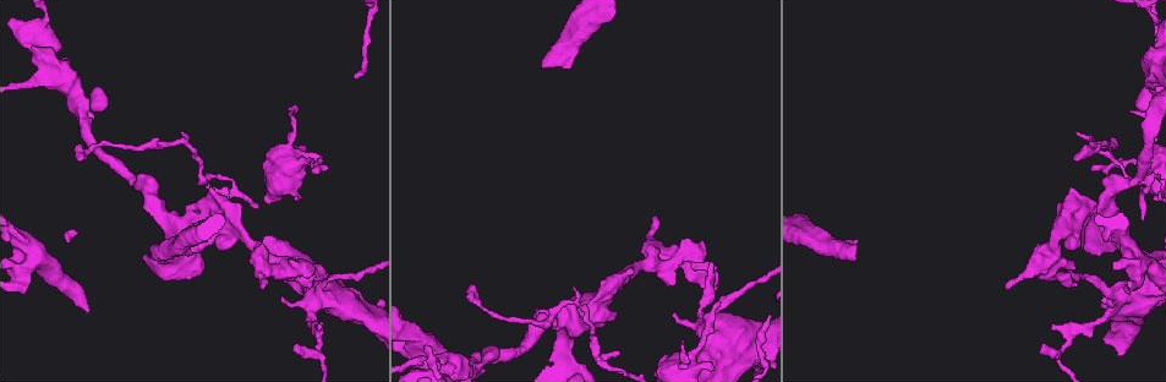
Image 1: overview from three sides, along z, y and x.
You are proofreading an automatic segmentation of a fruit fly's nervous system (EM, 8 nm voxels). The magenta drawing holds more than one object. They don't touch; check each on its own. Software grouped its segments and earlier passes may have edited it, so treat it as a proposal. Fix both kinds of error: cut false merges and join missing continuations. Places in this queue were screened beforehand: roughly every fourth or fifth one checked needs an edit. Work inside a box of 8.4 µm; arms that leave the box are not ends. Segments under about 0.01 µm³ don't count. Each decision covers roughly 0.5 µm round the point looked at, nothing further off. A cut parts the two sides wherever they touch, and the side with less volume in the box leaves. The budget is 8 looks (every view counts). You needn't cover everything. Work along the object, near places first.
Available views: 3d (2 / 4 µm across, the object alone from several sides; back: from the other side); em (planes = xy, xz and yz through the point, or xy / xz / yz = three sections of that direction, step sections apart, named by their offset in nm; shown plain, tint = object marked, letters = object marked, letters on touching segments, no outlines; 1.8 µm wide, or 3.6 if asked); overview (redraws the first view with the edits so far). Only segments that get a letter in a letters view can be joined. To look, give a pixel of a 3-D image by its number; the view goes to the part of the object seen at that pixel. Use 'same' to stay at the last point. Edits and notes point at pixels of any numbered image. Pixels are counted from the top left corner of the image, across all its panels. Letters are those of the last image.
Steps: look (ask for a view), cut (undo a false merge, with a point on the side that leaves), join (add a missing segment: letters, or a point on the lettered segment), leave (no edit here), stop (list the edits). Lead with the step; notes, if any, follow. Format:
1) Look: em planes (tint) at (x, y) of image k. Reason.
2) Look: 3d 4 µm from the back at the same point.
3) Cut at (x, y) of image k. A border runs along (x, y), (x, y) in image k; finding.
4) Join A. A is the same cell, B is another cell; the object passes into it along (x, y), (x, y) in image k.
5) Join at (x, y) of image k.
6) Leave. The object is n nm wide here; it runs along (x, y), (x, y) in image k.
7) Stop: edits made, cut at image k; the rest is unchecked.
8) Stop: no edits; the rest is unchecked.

Look: 3d 4 µm at (715, 325) of image 1. Thick turns thin.

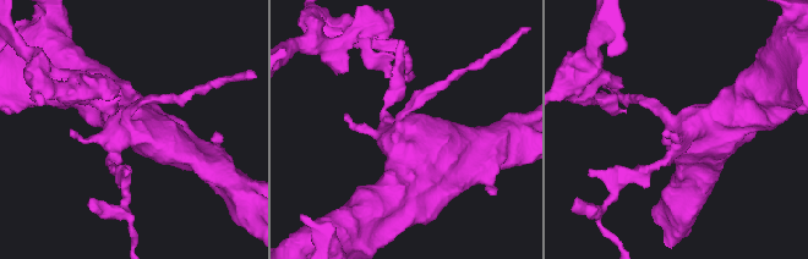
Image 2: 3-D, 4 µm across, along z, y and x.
Look: em 3.6 µm planes (letters) at (405, 134) of image 2.

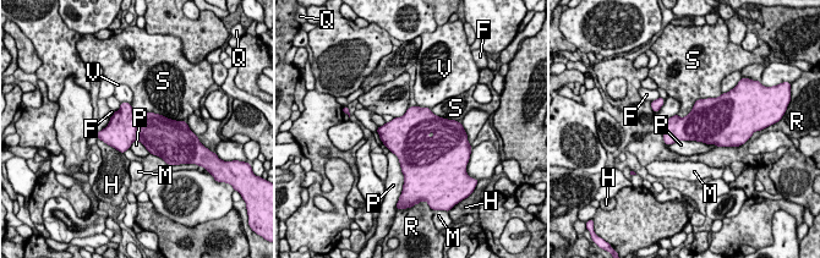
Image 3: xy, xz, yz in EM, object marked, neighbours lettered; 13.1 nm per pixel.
Leave. The object is 380 nm wide here; F, H, M, P, Q, R, S and V are other cells; a border runs along (668, 144), (701, 141), (716, 146) in image 3; continuous, no second neuron.

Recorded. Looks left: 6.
Look: 3d 4 µm from the back at (603, 304) of image 1. Thick turns thin.

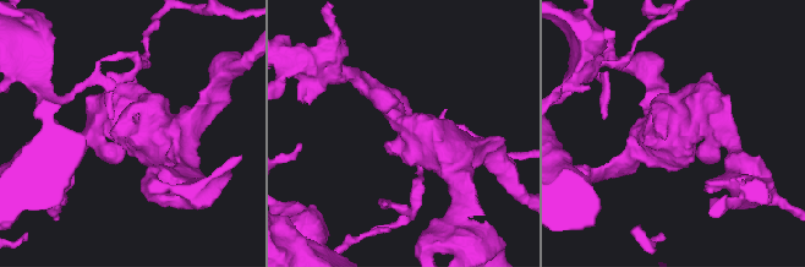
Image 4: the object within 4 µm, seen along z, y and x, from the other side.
Look: em planes (letters) at (133, 130) of image 4.

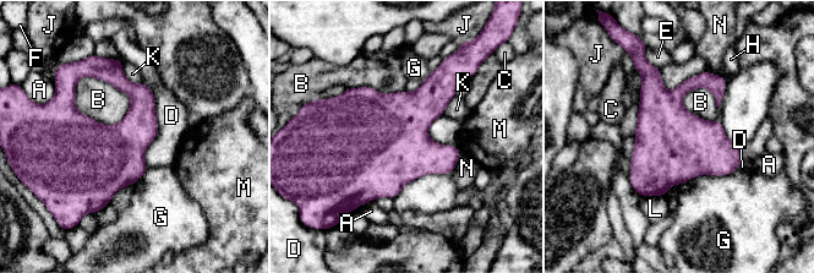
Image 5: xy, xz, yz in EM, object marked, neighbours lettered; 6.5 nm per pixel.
Leave. The longest contact is with D, 550 nm; A, B, C, D, E, F, G, H, J, K, L, M and N are other cells; continuous, no second neuron.

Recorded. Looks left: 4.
Look: em xz step 16 (letters) at (1073, 158) of image 1. Tapers out.

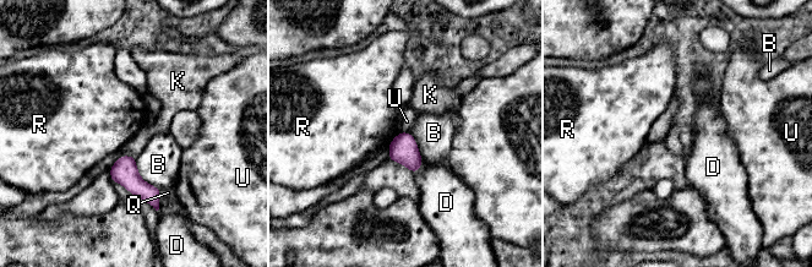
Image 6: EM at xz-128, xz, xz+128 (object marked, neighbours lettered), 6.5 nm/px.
Leave. The object is 190 nm wide here; B, D, K, Q, R and U are other cells; no lettered segment goes on from it.

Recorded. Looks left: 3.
Stop: no edits; the rest is unchecked.

